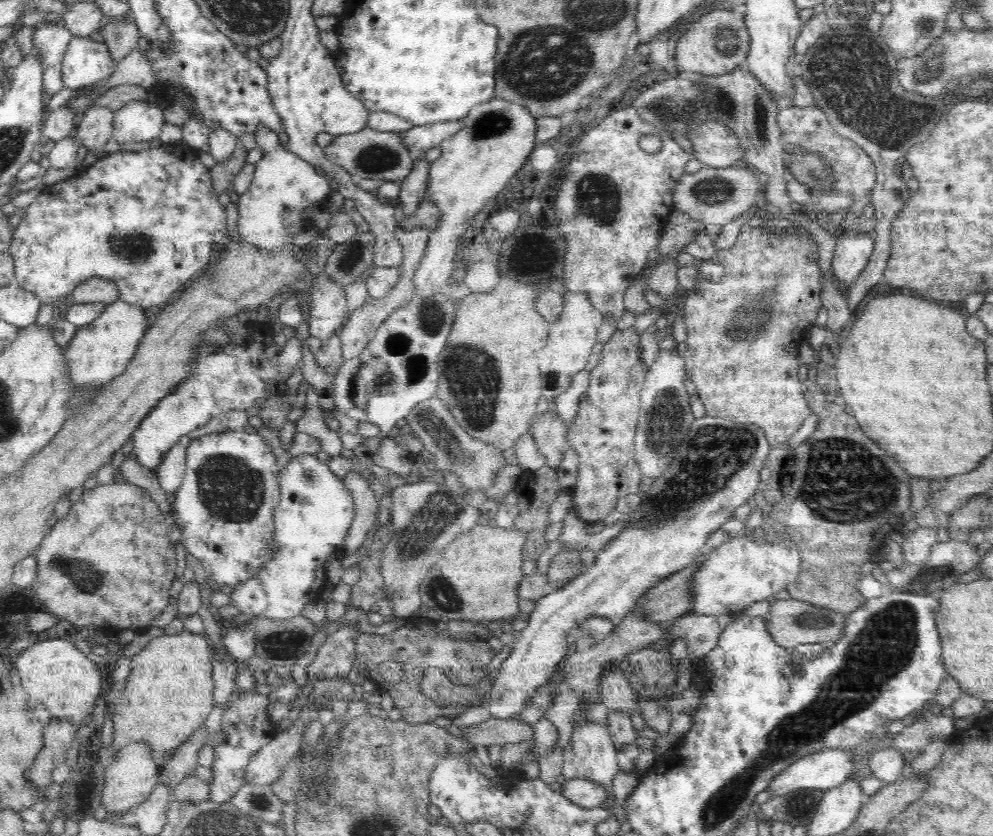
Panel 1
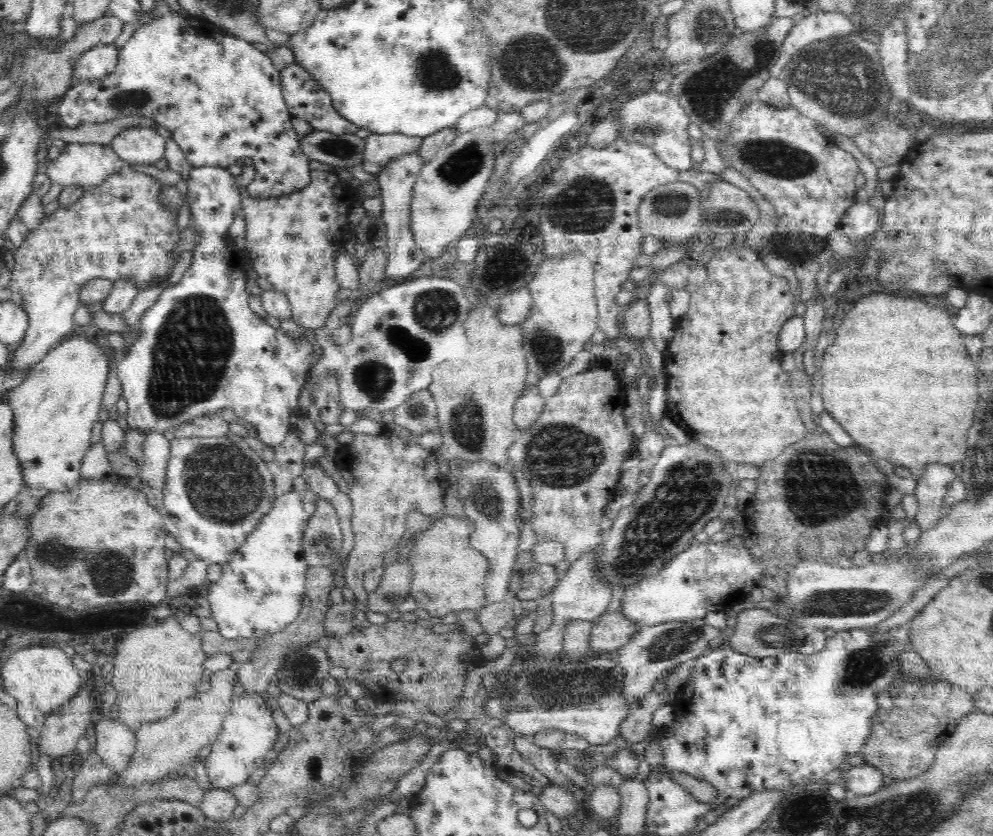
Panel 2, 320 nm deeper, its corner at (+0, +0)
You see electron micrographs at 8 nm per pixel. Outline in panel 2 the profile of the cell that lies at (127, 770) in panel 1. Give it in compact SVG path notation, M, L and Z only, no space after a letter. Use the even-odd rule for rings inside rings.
M229 668L213 672L209 679L210 688L206 692L180 701L174 712L166 718L141 724L135 732L135 752L129 768L114 782L120 786L140 787L181 773L185 767L194 766L200 750L212 745L219 736L235 696L236 673Z

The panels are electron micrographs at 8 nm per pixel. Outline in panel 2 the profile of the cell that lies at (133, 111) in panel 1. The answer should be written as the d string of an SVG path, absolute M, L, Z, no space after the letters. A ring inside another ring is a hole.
M134 126L122 130L110 147L128 164L148 164L152 166L165 156L166 140L149 126Z

